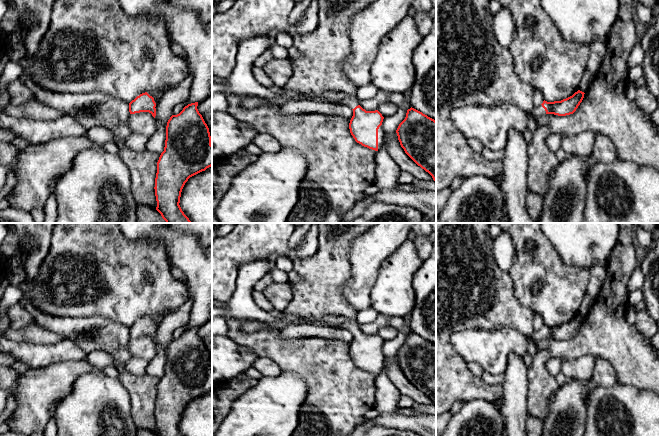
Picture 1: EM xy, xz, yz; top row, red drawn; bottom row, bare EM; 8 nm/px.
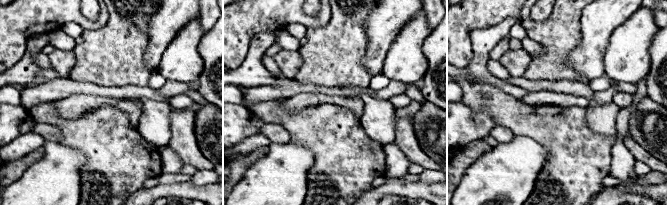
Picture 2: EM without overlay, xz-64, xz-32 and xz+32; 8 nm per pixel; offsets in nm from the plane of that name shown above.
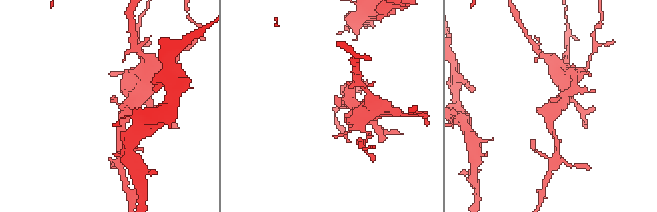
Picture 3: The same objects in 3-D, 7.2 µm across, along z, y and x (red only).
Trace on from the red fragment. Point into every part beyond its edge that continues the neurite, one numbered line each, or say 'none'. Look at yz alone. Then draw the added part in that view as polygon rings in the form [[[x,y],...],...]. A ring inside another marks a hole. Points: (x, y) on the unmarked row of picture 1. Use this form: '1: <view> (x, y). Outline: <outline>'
1: yz (539, 335). Outline: [[[542,329],[538,331],[534,331],[532,334],[533,342],[537,345],[540,341],[546,339],[545,333],[542,331]]]

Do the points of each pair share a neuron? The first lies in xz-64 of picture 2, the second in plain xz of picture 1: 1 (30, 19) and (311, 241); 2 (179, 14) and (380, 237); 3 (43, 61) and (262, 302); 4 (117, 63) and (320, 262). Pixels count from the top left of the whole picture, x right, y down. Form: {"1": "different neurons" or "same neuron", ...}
{"1": "same neuron", "2": "same neuron", "3": "same neuron", "4": "same neuron"}

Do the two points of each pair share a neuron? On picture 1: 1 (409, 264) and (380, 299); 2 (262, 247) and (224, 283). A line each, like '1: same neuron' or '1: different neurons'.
1: same neuron
2: same neuron

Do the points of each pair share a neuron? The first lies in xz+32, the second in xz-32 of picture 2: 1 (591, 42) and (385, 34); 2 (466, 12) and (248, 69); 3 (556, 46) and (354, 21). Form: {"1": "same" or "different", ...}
{"1": "same", "2": "different", "3": "same"}

